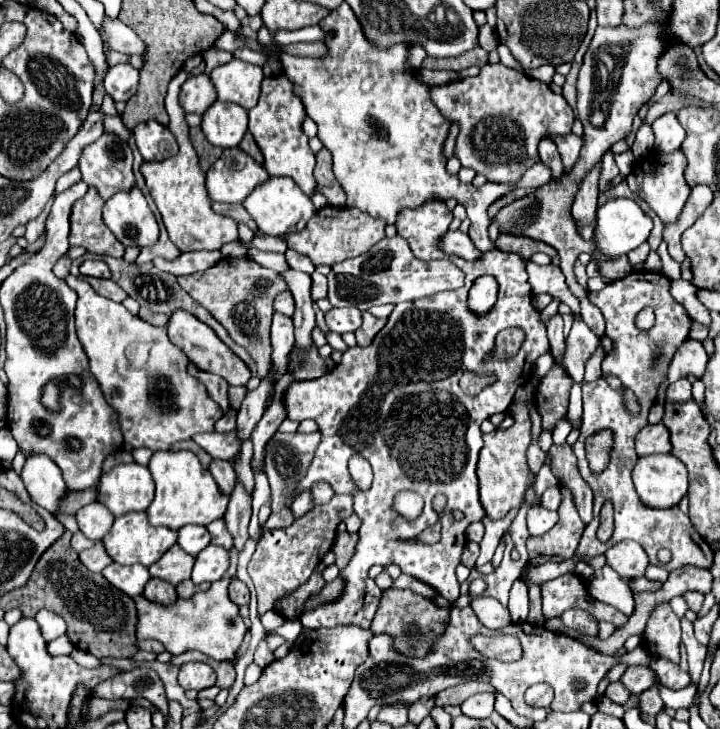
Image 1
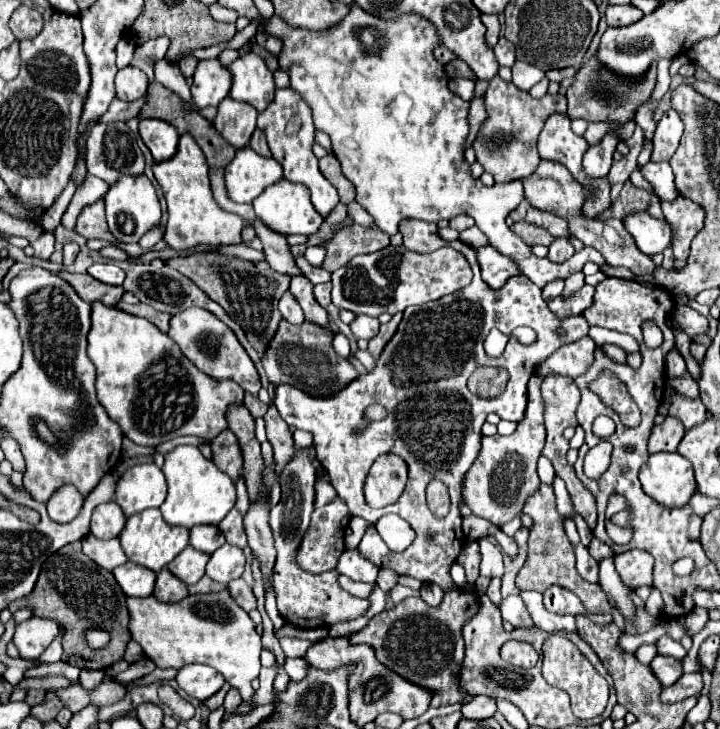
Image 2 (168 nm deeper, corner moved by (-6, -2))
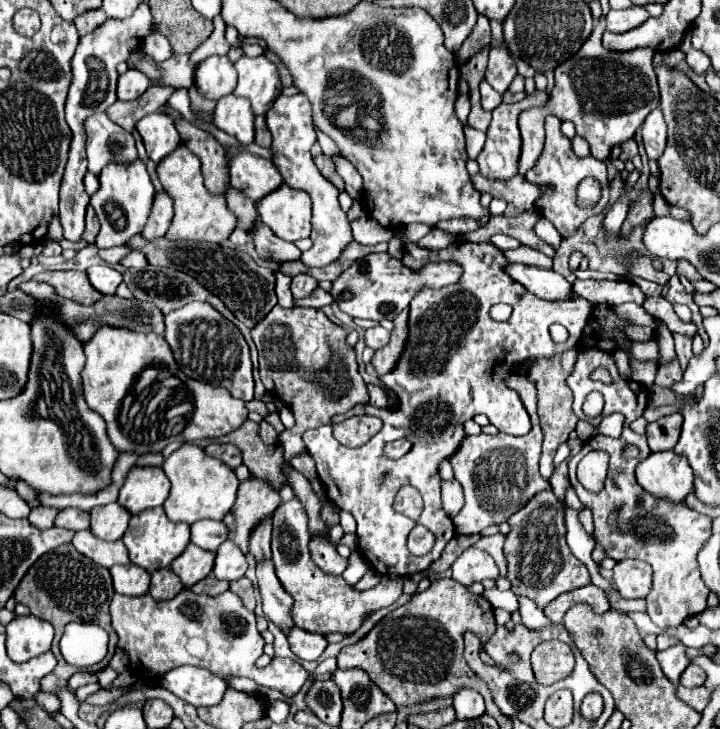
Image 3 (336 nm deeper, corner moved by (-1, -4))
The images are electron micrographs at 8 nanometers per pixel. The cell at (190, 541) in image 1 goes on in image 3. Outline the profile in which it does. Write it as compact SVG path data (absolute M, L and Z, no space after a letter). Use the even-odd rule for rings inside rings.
M200 520L192 524L192 536L190 542L204 548L204 550L218 550L218 546L228 538L228 530L224 522L208 522Z

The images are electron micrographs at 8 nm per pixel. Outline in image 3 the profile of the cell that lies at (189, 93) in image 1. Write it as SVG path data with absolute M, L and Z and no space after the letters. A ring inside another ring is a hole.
M210 56L196 66L194 86L202 98L220 100L236 88L236 70L226 56Z

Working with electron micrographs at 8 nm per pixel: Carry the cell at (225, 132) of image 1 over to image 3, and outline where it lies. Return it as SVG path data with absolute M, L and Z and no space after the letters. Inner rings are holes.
M232 94L220 98L214 110L214 124L240 144L250 144L254 140L254 114L246 98L236 98Z

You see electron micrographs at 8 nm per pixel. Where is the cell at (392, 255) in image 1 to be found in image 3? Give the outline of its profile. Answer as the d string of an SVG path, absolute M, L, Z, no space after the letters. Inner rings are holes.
M388 252L368 254L352 262L352 266L332 282L332 298L338 304L338 308L352 318L368 318L376 322L384 318L394 320L400 310L408 308L410 300L422 288L440 290L444 286L456 284L460 278L462 278L462 266L452 260L430 262L420 270L414 270L414 268L408 268L402 260L388 256Z

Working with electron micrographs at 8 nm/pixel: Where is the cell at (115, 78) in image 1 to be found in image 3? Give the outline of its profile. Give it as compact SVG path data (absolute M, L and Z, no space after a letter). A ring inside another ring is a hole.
M128 70L118 78L118 100L134 100L150 86L148 76L140 70Z

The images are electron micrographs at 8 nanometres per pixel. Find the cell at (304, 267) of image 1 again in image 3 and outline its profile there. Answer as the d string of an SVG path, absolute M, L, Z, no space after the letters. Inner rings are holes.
M262 222L256 224L256 228L252 230L252 240L256 244L256 254L264 260L272 260L272 262L288 262L288 260L298 260L300 258L300 250L292 244L286 242L282 238L278 238L276 234L272 234L272 230L268 226L264 226Z

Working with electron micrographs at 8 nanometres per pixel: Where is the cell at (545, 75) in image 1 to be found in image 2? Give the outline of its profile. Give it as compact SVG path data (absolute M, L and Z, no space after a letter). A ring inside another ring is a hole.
M515 62L515 66L513 66L513 84L519 90L529 90L543 76L545 76L545 72L541 72L539 68L533 68L533 66L525 64L525 62Z

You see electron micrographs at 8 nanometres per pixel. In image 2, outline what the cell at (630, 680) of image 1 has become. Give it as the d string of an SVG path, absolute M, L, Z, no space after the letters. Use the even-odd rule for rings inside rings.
M657 654L651 662L651 668L655 672L655 676L661 680L663 686L671 686L679 680L679 676L683 674L683 664L681 660L675 660L671 656L663 656L663 654Z

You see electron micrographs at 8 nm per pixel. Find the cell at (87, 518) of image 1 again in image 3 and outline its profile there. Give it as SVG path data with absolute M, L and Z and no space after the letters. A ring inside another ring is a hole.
M118 502L96 506L90 510L90 516L92 516L90 530L100 540L120 540L130 522L128 510L124 510Z

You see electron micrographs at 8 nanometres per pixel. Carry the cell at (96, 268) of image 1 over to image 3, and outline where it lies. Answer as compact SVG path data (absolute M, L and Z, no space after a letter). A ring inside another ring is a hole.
M108 264L88 268L88 278L90 278L92 286L102 294L114 294L118 284L122 282L122 274Z

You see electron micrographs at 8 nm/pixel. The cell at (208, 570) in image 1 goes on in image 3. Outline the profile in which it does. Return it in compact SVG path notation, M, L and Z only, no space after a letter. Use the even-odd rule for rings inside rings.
M226 540L220 544L220 548L216 550L216 562L214 562L214 570L212 574L218 578L218 580L238 580L244 576L248 564L246 564L246 558L244 554L240 552L240 548Z

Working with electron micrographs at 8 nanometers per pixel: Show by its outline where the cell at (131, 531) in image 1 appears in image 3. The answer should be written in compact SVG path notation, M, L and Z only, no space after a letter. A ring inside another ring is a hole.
M150 508L130 518L130 526L122 536L122 542L128 548L130 562L148 570L150 574L158 568L168 568L174 558L178 558L190 542L190 526L186 522L170 522L164 514L164 508Z

